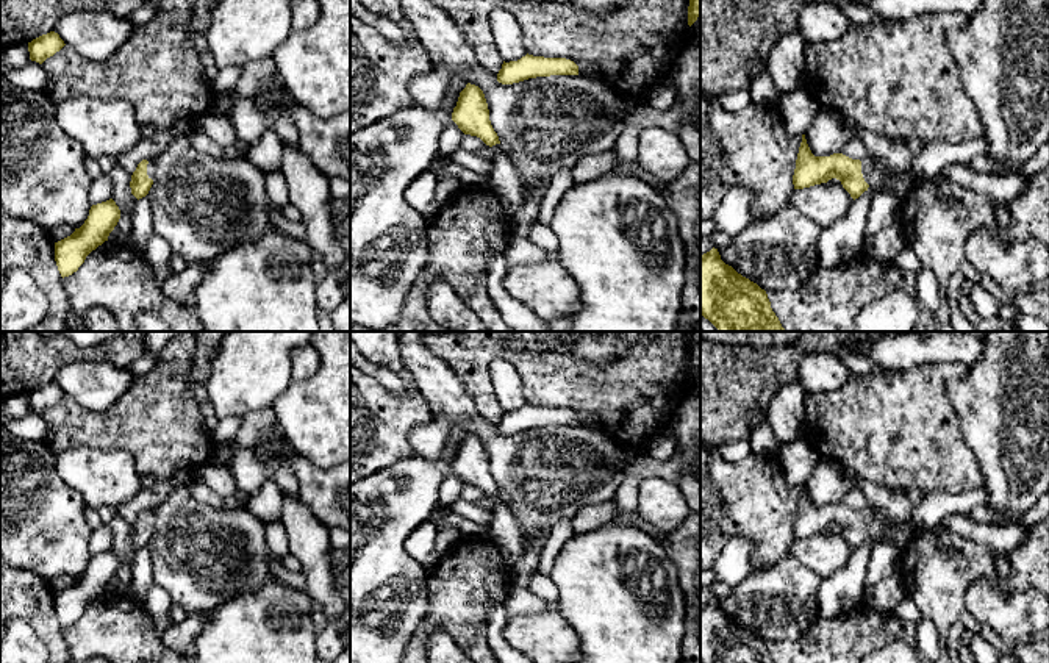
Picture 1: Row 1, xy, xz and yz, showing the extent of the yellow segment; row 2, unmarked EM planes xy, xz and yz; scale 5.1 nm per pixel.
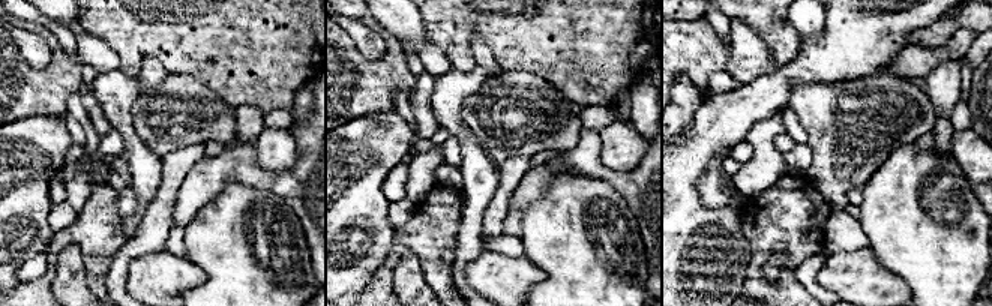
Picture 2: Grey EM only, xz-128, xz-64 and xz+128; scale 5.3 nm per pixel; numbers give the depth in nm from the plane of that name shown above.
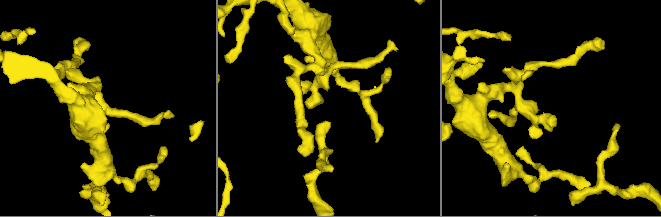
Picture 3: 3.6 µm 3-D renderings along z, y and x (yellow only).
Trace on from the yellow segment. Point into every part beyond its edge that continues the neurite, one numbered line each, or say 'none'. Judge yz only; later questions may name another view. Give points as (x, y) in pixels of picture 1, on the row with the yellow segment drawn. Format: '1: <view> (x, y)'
1: yz (874, 172)

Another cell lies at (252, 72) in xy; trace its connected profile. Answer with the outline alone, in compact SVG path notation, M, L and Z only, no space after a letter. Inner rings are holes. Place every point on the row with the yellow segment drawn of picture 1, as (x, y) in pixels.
M274 58L249 61L241 67L241 77L233 86L235 92L239 97L255 97L256 88L263 78L272 77L277 73Z

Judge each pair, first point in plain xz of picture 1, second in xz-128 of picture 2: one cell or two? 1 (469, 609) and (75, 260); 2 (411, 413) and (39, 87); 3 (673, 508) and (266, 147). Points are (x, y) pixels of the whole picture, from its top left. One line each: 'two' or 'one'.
1: two
2: one
3: one

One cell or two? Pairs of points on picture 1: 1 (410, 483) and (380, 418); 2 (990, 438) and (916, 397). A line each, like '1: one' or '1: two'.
1: two
2: two

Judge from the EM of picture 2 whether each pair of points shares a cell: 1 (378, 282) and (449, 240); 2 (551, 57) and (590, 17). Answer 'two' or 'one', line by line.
1: one
2: one

